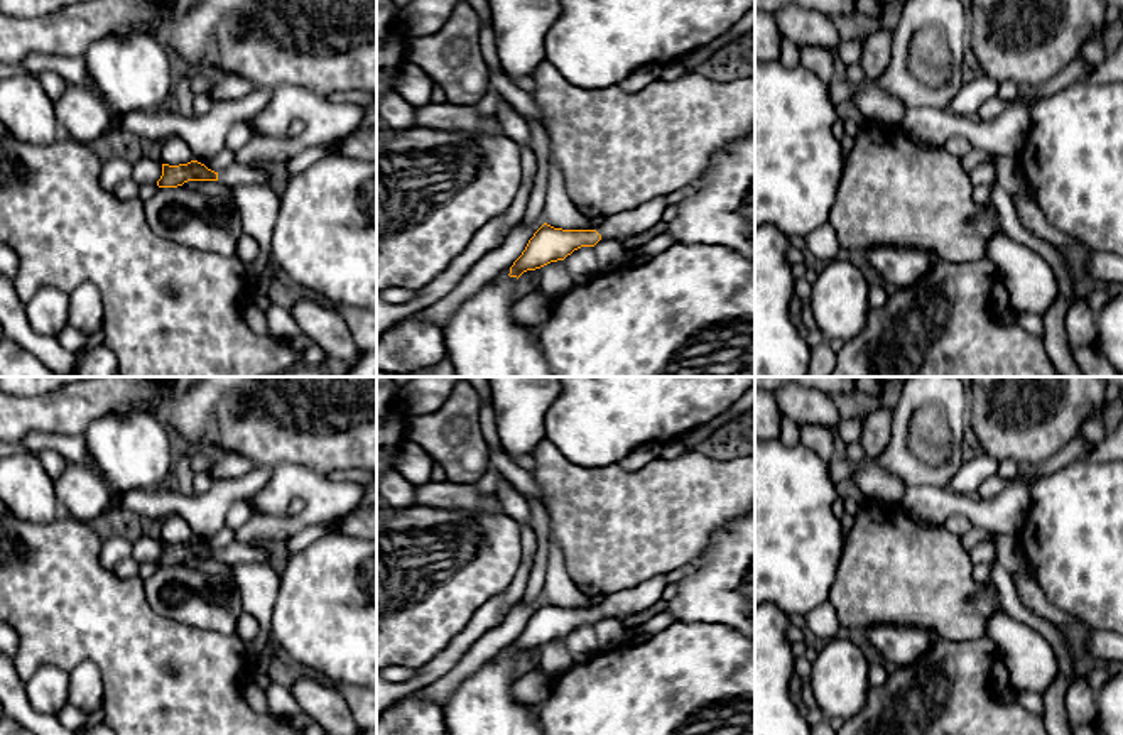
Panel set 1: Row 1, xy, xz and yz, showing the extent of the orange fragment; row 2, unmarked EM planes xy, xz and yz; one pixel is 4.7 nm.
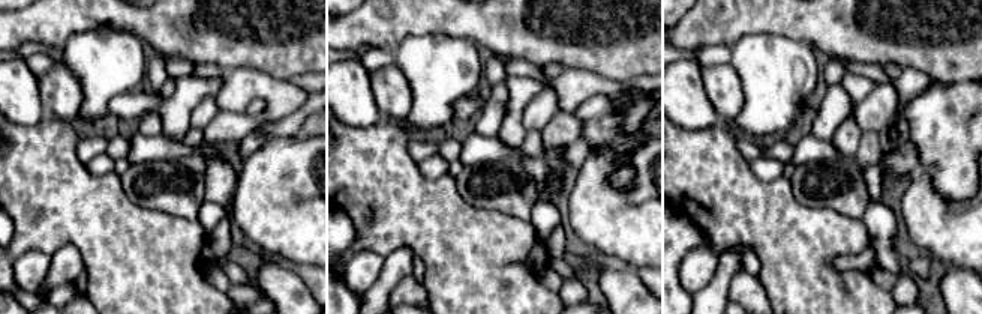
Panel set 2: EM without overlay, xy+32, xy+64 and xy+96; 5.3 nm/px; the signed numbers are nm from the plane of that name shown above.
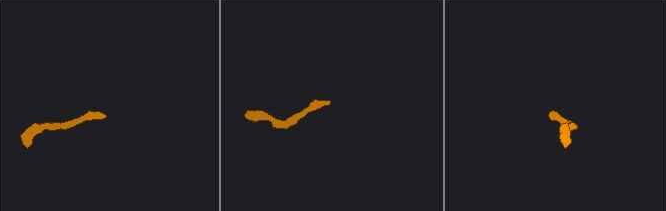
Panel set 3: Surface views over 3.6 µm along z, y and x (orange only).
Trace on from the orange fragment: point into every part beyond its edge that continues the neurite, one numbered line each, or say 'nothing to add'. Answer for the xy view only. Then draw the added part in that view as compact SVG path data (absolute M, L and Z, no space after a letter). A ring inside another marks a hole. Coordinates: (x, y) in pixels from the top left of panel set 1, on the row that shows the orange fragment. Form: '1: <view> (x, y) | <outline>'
1: xy (238, 174) | M235 162L231 167L218 174L218 181L226 186L248 186L248 184L265 184L269 174L260 166L245 166Z

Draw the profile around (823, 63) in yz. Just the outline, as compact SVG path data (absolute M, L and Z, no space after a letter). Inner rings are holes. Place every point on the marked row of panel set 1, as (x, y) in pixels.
M799 47L799 61L806 69L812 71L826 84L831 84L833 79L839 76L839 63L836 56L824 47Z

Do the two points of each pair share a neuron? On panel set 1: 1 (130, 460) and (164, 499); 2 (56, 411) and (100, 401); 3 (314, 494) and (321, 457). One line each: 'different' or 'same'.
1: different
2: same
3: different

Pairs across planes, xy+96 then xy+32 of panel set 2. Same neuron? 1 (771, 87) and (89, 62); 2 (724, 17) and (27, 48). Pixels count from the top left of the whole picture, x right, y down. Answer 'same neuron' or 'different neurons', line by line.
1: same neuron
2: different neurons

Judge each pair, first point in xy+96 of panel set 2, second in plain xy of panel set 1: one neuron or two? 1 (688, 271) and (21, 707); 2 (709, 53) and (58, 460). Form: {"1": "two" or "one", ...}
{"1": "two", "2": "one"}

